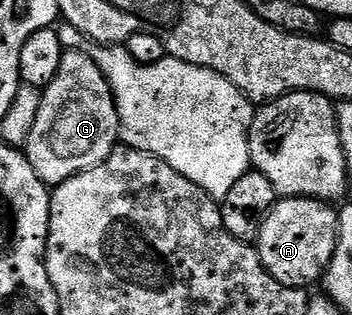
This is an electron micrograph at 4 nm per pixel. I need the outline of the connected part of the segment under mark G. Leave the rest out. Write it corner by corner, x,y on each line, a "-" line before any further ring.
86,49
67,50
61,60
61,68
57,68
57,76
53,76
53,80
42,91
37,120
33,120
33,128
29,132
25,153
29,164
33,164
33,172
37,172
37,176
41,176
48,187
57,187
65,180
104,162
115,151
120,138
119,109
101,68

